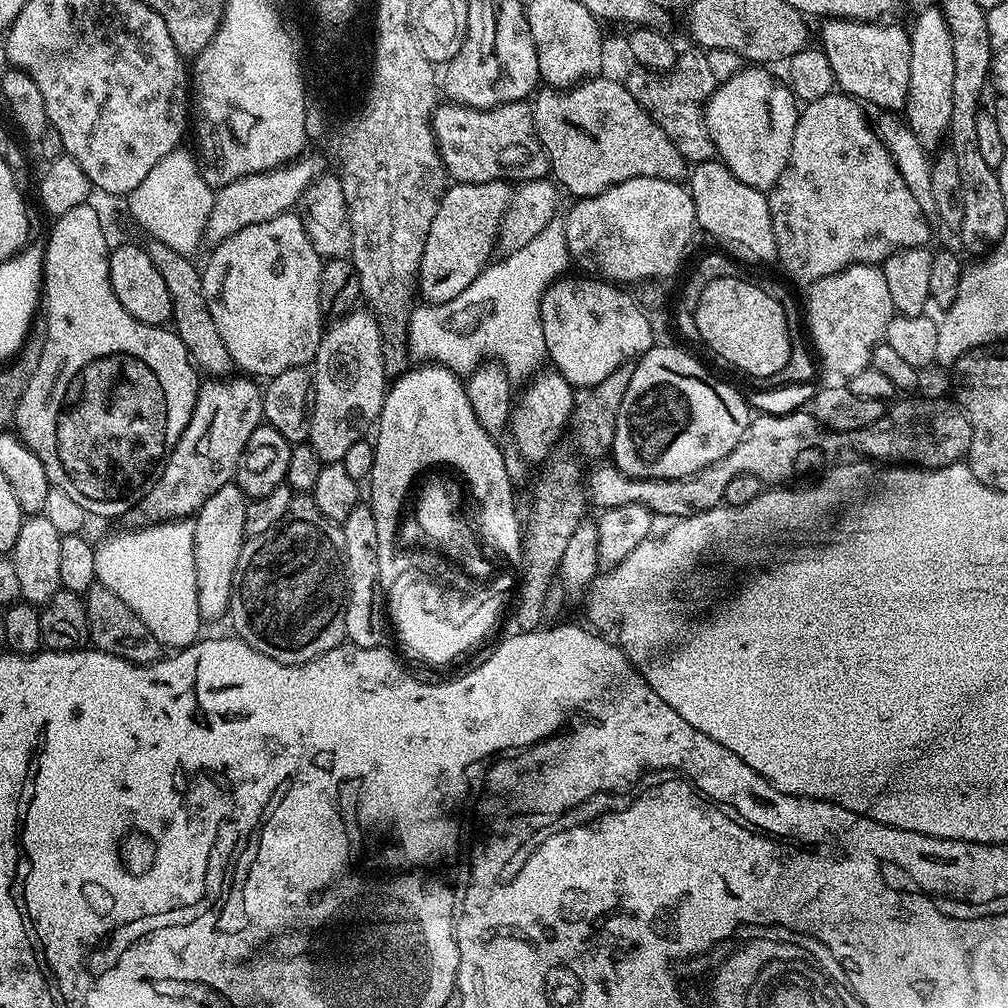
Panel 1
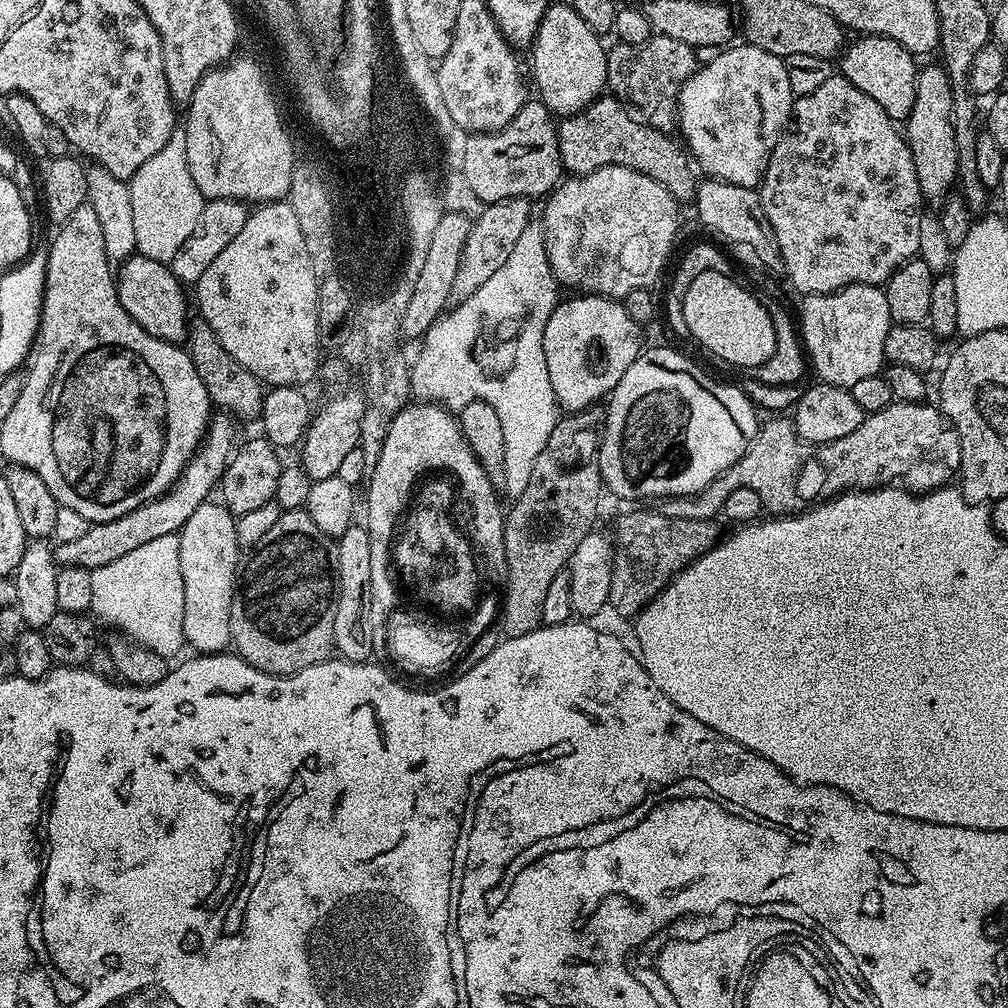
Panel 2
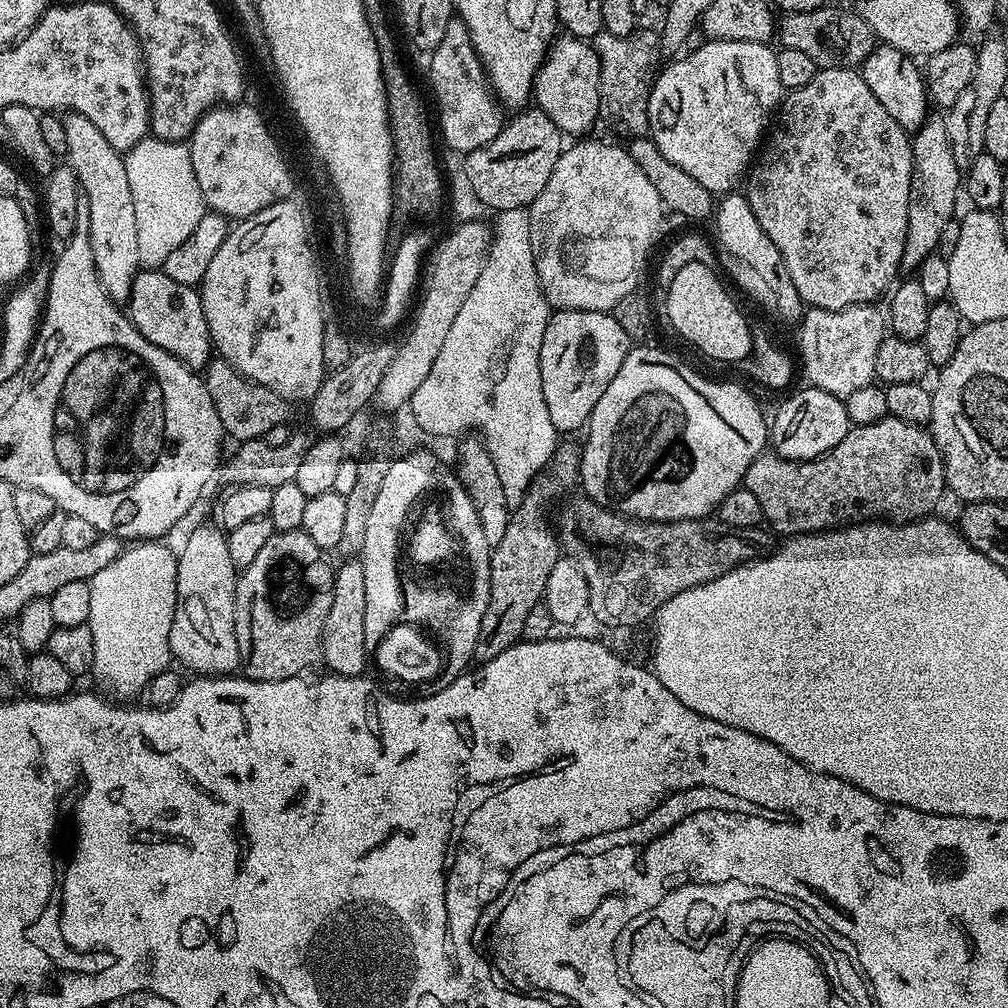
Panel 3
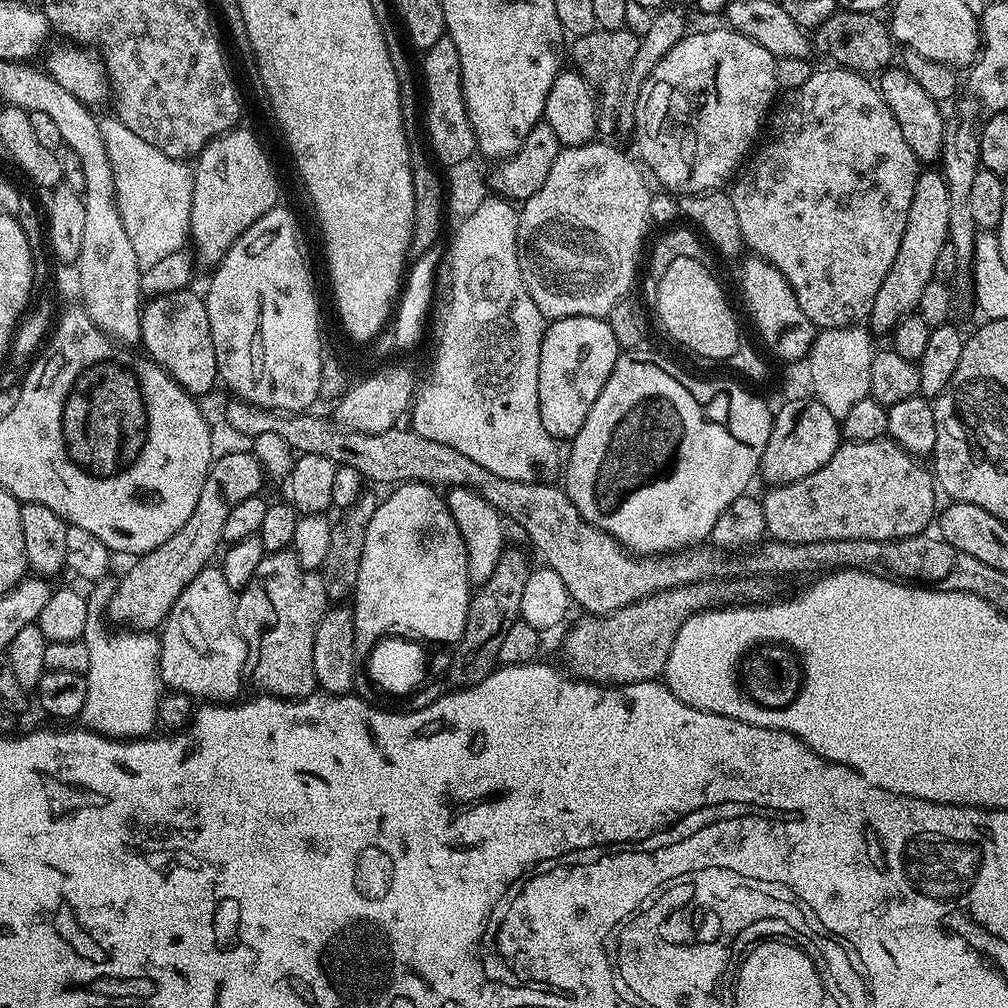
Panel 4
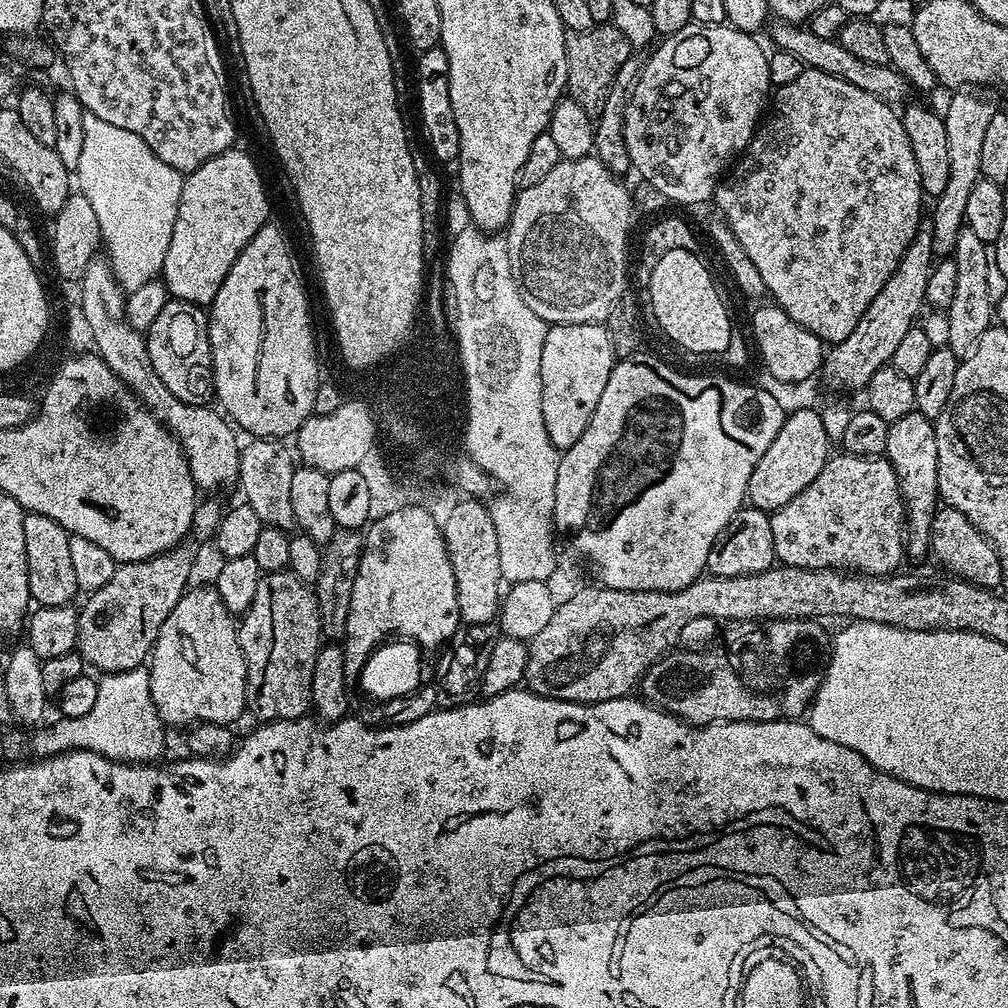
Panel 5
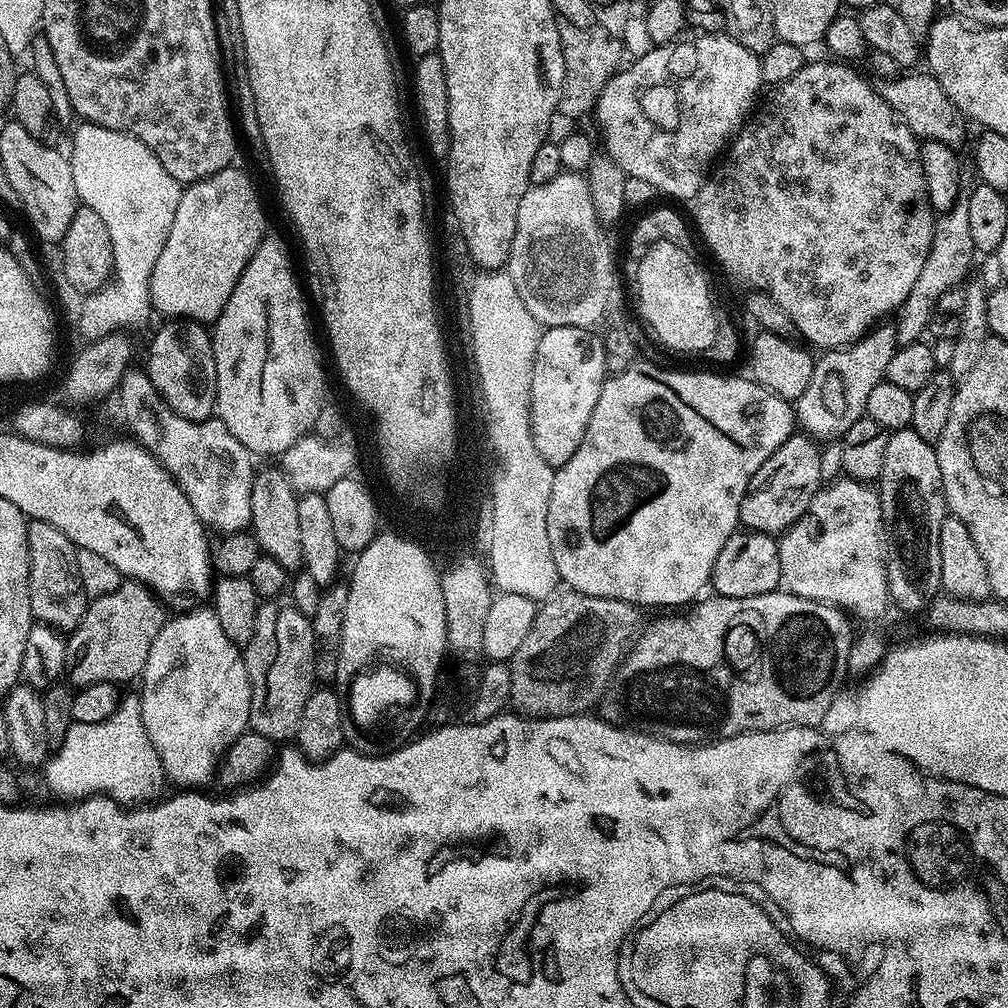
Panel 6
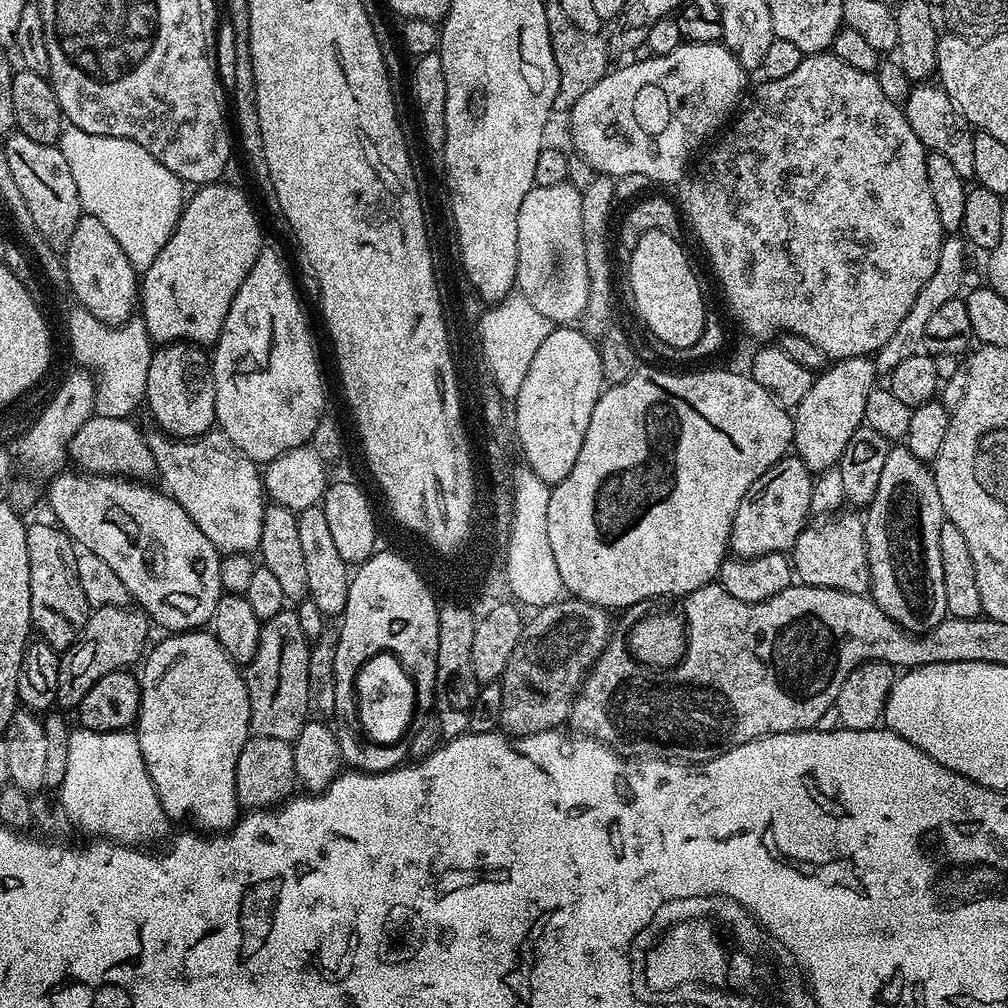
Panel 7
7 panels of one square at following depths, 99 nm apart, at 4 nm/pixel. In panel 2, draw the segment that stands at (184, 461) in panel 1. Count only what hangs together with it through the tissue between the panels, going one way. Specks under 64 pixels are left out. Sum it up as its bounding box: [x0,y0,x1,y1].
[54,414,237,570]

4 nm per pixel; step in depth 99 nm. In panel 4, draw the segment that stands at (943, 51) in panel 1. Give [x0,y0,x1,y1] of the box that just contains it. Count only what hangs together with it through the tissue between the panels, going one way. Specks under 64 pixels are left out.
[870,171,950,330]

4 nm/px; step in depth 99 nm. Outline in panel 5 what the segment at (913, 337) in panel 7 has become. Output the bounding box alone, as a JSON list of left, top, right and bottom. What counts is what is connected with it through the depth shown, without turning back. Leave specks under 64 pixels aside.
[932,90,998,258]

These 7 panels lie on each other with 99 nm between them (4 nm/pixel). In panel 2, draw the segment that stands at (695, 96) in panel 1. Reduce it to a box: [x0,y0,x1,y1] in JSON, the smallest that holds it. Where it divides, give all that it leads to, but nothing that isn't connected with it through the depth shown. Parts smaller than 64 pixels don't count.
[607,34,698,133]

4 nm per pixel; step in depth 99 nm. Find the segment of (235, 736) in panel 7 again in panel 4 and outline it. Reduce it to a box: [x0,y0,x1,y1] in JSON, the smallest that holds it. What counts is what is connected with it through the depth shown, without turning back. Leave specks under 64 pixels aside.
[160,566,246,702]

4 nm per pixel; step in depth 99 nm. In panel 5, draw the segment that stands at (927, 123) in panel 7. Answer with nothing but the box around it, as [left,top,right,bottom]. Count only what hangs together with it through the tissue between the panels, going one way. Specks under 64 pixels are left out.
[771,22,910,106]

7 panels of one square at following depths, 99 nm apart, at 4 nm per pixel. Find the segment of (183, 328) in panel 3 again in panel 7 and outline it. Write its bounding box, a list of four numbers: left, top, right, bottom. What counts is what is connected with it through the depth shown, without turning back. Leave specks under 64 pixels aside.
[144,342,216,440]

